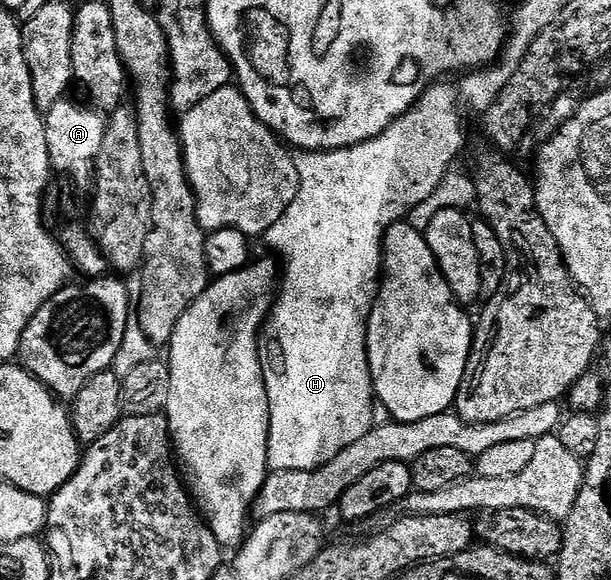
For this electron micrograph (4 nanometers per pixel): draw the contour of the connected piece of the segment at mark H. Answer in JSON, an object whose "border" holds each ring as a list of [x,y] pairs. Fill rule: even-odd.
{"border":[[[437,81],[422,93],[422,97],[402,117],[398,117],[378,137],[370,141],[362,141],[353,147],[343,147],[337,151],[300,151],[296,155],[296,164],[300,174],[300,188],[290,201],[290,209],[274,221],[274,225],[266,233],[266,240],[277,251],[275,254],[284,263],[282,267],[282,286],[279,288],[276,302],[262,328],[260,336],[260,364],[264,370],[264,384],[270,405],[270,429],[268,430],[268,465],[273,471],[289,471],[290,469],[318,469],[326,465],[342,449],[354,445],[358,437],[362,437],[374,426],[372,419],[372,403],[374,407],[374,392],[372,389],[372,374],[368,368],[368,316],[372,314],[372,304],[375,303],[378,288],[382,282],[382,264],[384,261],[385,228],[395,223],[407,220],[415,207],[420,207],[432,194],[438,190],[439,206],[443,209],[454,208],[467,210],[476,200],[476,185],[472,177],[464,173],[444,174],[452,167],[452,162],[460,155],[464,147],[464,119],[460,116],[460,99],[448,81]]]}

